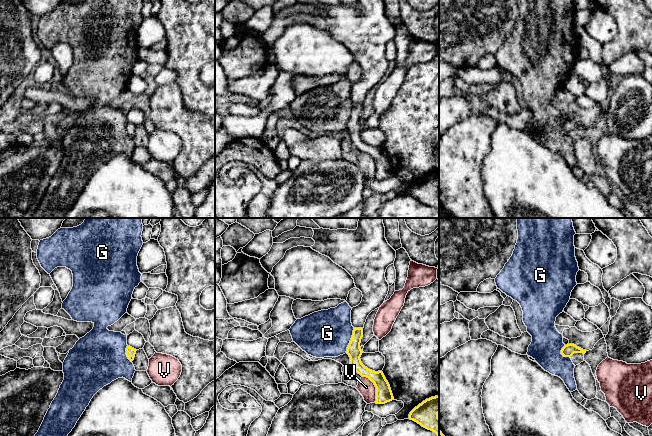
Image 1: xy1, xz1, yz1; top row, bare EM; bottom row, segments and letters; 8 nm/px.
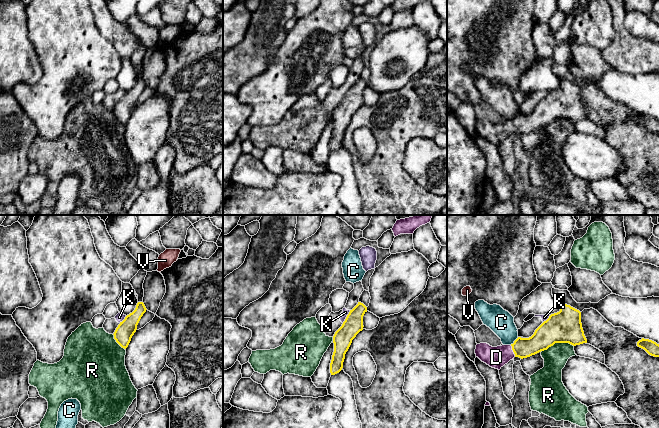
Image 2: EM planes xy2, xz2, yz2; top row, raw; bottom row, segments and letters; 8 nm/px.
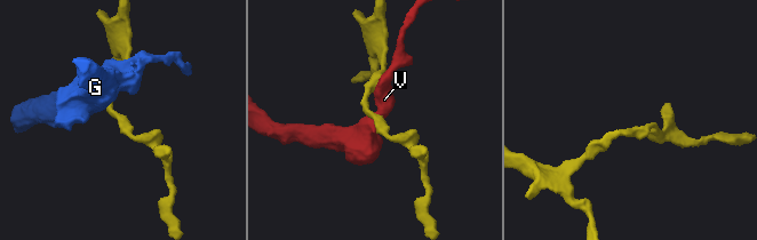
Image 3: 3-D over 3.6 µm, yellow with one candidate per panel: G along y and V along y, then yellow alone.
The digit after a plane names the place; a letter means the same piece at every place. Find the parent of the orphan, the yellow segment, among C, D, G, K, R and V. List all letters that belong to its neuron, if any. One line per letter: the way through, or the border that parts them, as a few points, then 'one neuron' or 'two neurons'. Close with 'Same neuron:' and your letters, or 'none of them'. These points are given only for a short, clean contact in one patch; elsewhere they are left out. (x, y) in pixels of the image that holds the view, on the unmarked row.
C: border along yz2 (518, 113), (510, 120); two neurons
D: runs through yz2 (541, 116), (531, 122), (513, 127), (496, 133); one neuron
G: border along xz1 (354, 104), (345, 128); two neurons
K: border along xz2 (350, 86), (342, 98); two neurons
R: two neurons
V: two neurons
Same neuron: D

